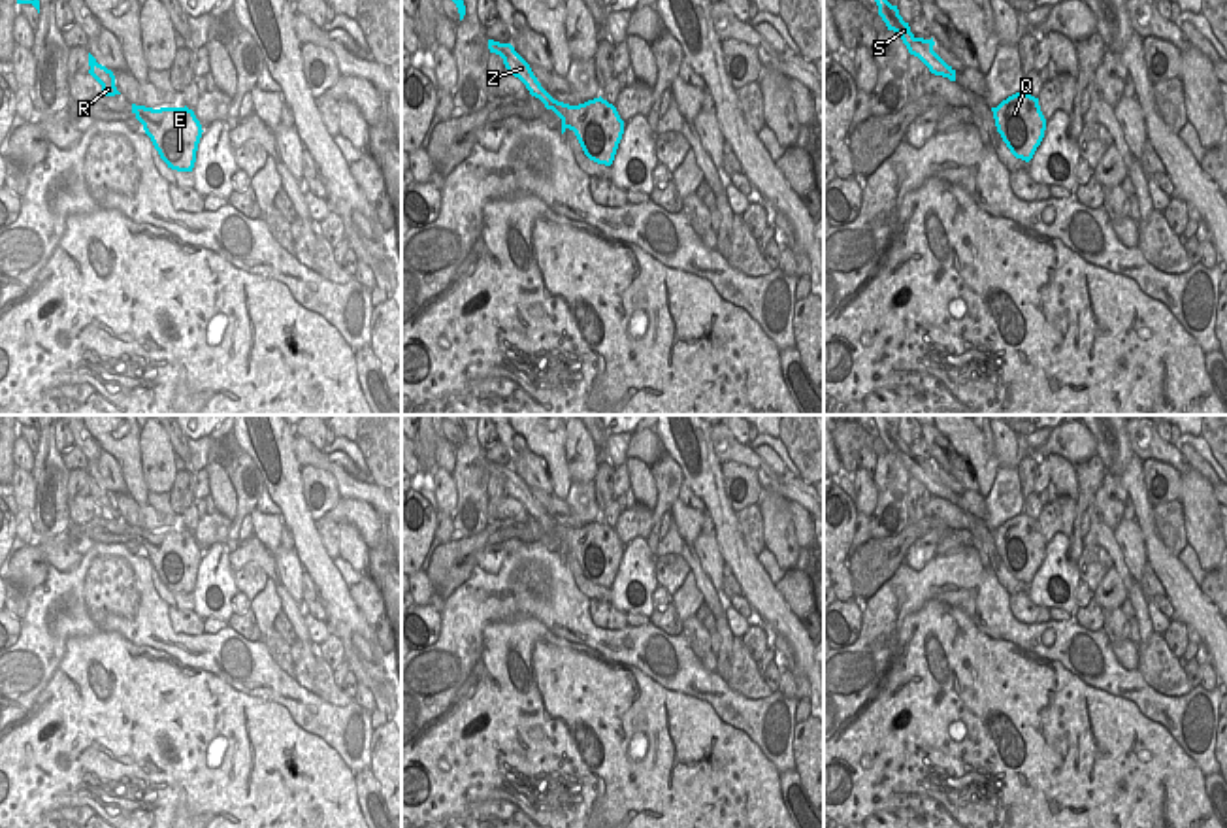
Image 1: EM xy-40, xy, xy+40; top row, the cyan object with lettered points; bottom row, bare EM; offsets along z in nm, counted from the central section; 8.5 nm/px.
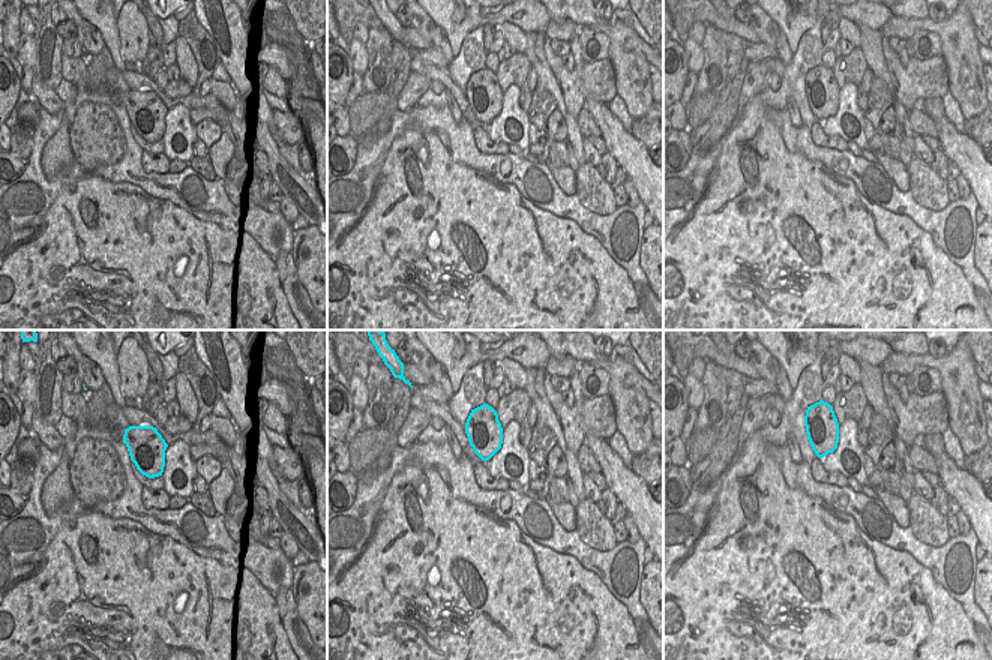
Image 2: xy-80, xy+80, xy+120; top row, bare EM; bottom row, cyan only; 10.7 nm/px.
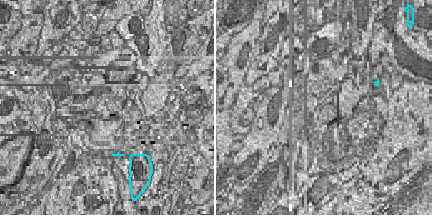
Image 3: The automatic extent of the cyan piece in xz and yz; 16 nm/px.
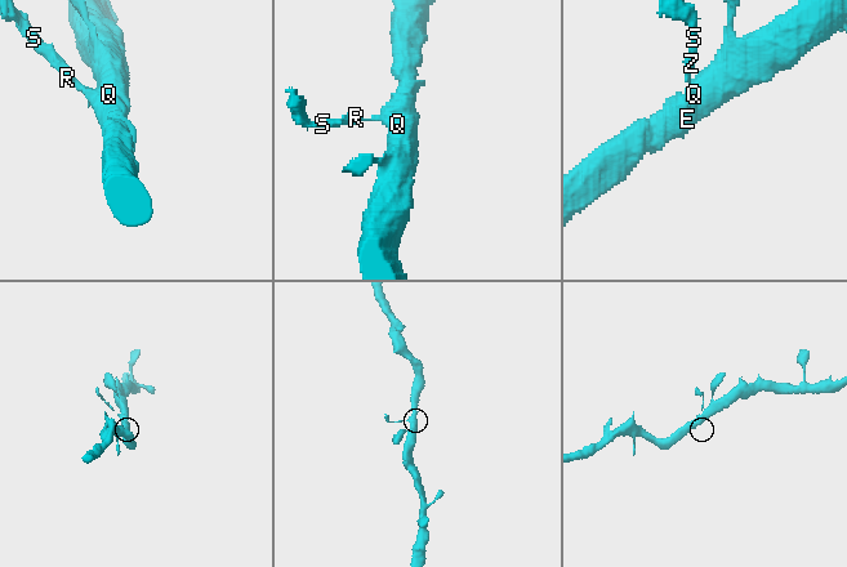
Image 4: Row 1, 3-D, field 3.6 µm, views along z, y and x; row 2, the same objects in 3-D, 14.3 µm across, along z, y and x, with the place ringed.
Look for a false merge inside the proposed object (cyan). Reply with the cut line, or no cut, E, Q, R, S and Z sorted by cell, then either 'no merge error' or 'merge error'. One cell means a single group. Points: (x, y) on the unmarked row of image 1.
xy (558, 525), (553, 532) | E Q / R S Z | merge error

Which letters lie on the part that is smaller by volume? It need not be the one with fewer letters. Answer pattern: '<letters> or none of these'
R, S, Z

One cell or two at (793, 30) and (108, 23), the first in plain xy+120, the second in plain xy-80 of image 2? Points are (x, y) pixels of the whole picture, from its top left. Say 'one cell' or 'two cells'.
one cell

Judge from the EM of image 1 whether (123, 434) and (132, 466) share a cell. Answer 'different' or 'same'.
same

